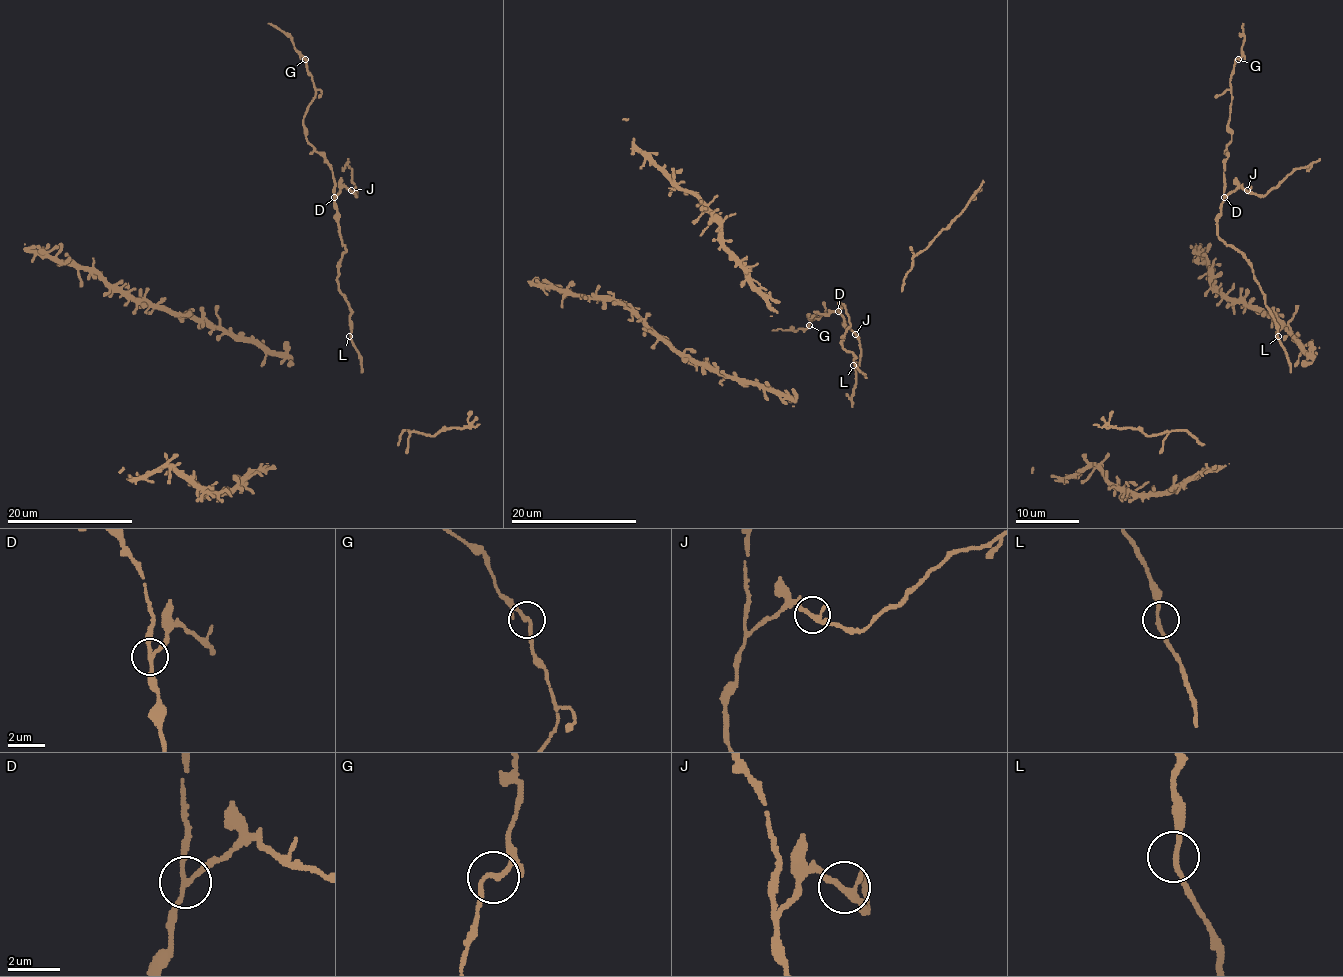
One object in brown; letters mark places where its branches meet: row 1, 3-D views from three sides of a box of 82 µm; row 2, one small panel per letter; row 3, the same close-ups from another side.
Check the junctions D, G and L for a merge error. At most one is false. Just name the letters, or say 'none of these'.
D

